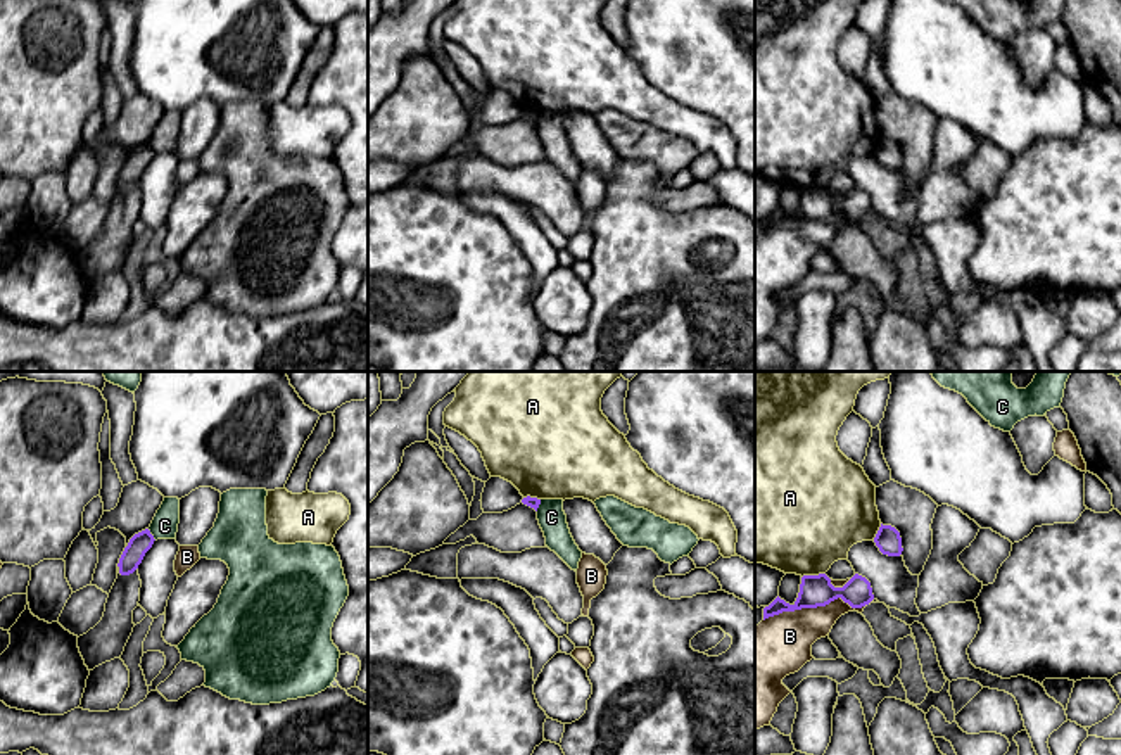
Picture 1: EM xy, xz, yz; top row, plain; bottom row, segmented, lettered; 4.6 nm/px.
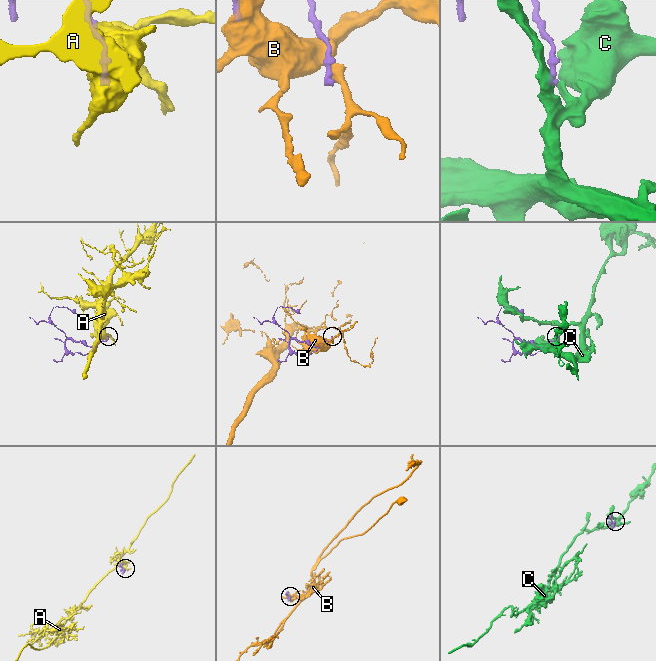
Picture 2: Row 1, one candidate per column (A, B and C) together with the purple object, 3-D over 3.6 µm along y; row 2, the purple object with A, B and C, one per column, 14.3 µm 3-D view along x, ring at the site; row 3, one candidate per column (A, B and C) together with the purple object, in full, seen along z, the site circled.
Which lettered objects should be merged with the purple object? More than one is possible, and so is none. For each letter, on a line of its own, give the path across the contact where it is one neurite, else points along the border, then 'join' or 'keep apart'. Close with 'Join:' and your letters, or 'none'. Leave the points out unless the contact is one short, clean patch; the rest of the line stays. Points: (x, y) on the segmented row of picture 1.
A: keep apart
B: keep apart
C: along xy (147, 529), (156, 539) | keep apart
Join: none

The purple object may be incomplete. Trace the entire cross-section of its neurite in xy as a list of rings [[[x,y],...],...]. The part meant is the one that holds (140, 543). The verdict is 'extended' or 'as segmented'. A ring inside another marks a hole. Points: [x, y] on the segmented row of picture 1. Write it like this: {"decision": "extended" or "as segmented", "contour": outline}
{"decision": "as segmented", "contour": [[[149,529],[135,534],[119,558],[119,563],[117,563],[119,574],[121,575],[133,574],[142,563],[145,553],[152,548],[154,541],[155,539]]]}

